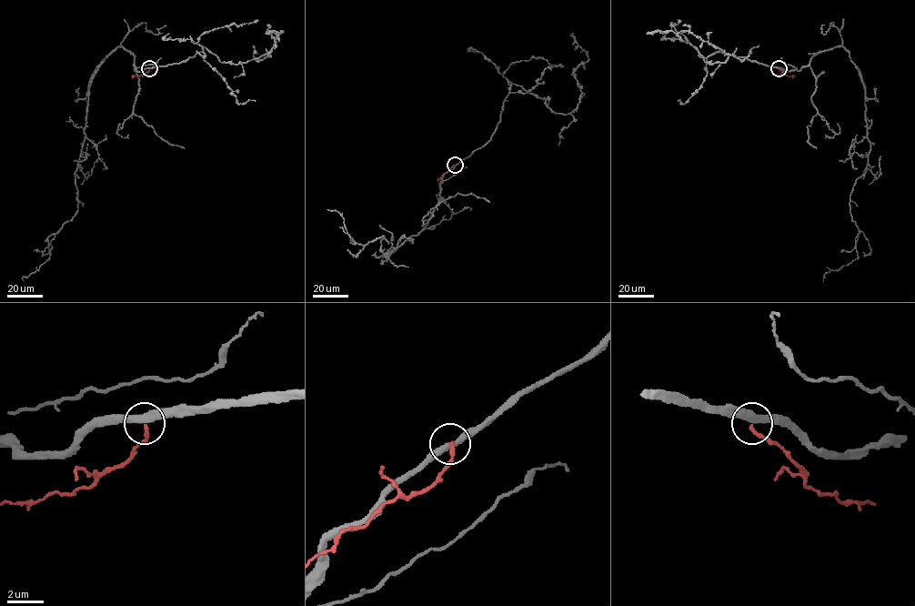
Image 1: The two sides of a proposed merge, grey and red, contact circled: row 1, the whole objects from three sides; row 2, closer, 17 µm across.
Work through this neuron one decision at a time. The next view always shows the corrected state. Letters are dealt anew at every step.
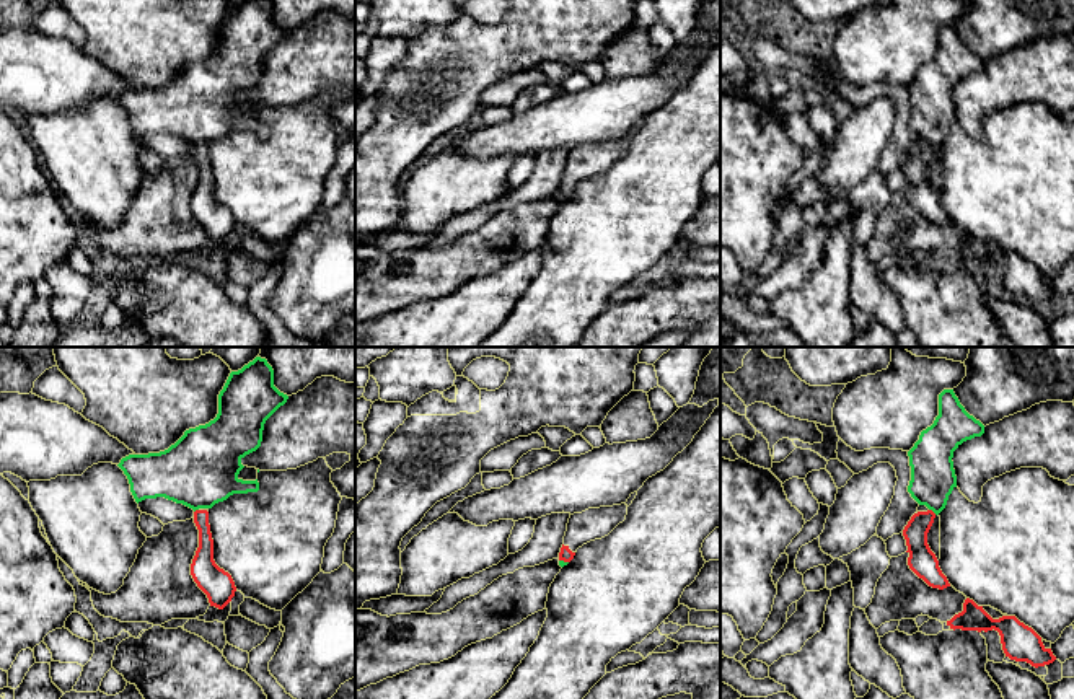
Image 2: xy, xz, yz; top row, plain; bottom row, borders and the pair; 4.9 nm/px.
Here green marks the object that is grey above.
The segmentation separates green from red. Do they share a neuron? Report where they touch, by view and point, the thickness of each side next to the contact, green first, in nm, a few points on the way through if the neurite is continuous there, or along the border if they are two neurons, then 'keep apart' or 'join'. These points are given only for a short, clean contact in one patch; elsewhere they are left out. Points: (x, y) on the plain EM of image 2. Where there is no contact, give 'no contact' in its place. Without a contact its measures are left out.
contact yz (933, 145); calibres 220 and 130 nm; border yz (929, 144), (936, 149); keep apart

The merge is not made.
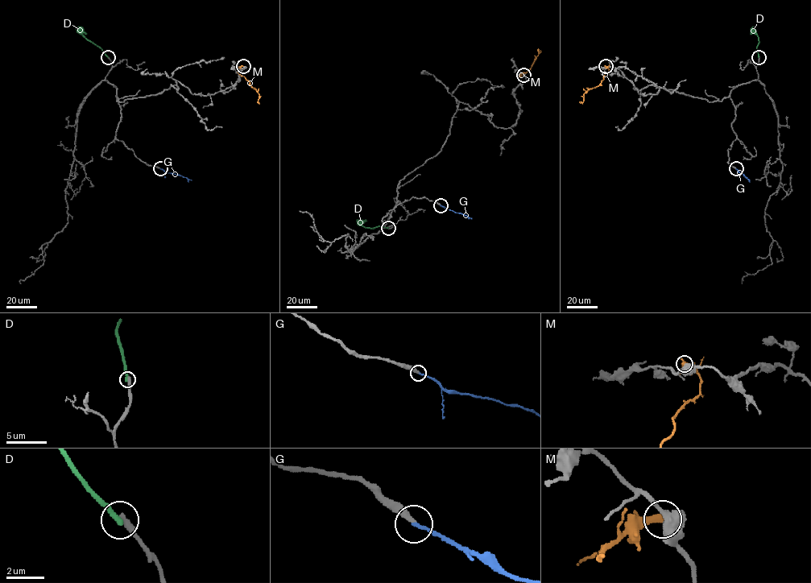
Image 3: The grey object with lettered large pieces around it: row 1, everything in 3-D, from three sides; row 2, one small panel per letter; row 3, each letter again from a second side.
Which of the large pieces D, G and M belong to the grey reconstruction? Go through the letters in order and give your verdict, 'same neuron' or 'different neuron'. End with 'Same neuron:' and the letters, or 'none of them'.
D: different neuron
G: same neuron
M: different neuron
Same neuron: G

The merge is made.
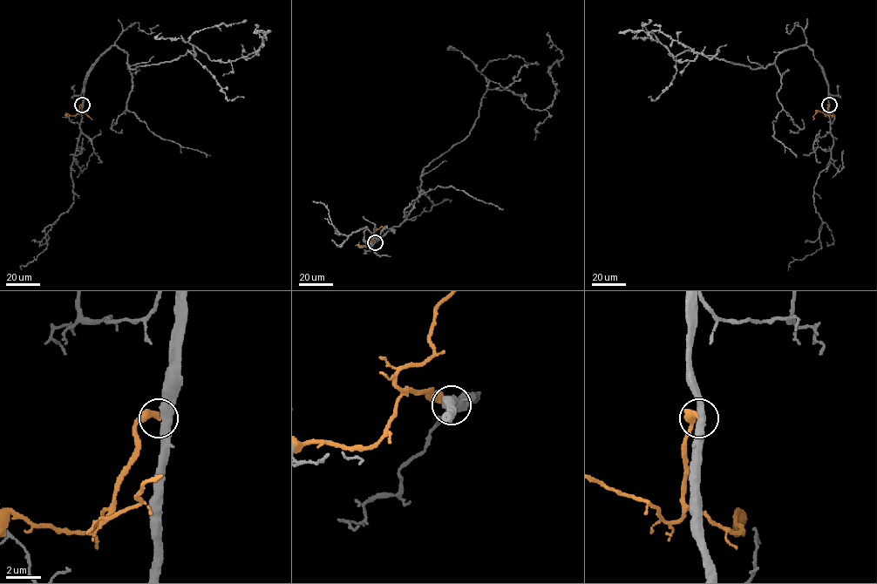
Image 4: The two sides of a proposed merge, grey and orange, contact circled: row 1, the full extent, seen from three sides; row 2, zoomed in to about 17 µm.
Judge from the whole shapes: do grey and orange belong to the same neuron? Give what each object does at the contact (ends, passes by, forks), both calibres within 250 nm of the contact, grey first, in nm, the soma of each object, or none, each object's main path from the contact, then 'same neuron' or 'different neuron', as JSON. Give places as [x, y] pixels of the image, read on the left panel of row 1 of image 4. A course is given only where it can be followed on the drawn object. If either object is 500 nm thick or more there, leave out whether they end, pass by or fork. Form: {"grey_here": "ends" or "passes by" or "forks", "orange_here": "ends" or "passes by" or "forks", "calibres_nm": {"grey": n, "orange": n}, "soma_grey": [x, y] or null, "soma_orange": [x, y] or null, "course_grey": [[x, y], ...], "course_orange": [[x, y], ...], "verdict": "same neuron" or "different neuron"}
{"grey_here": "passes by", "orange_here": "ends", "calibres_nm": {"grey": 460, "orange": 360}, "soma_grey": null, "soma_orange": null, "course_grey": [[82, 105], [112, 45], [131, 70], [193, 46], [226, 62], [270, 30], [255, 33]], "course_orange": [[82, 105], [76, 114], [83, 111], [92, 119]], "verdict": "different neuron"}

